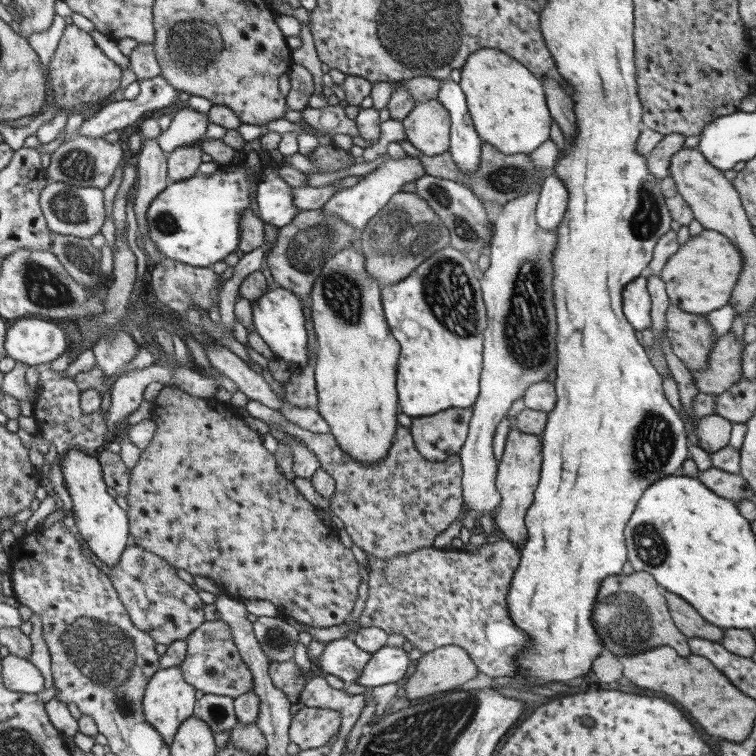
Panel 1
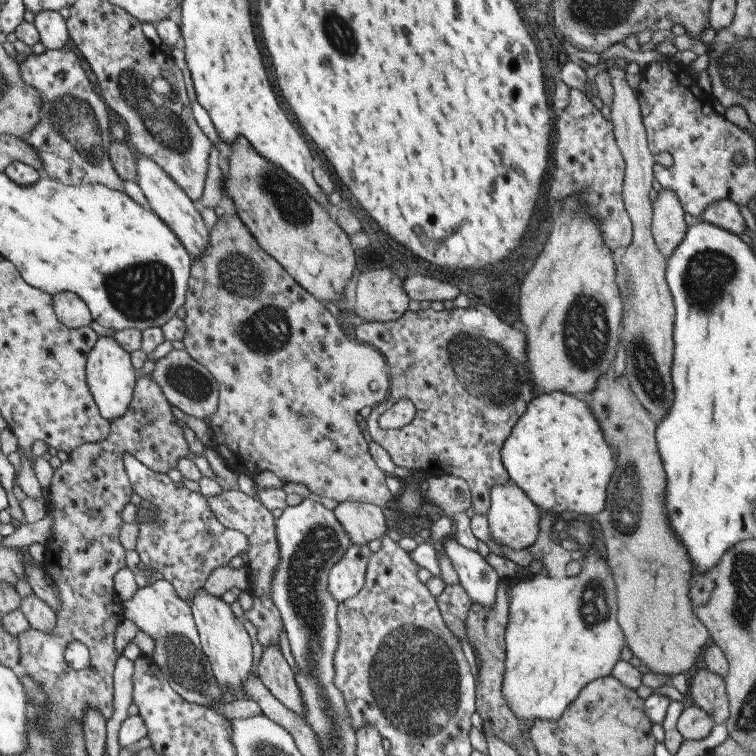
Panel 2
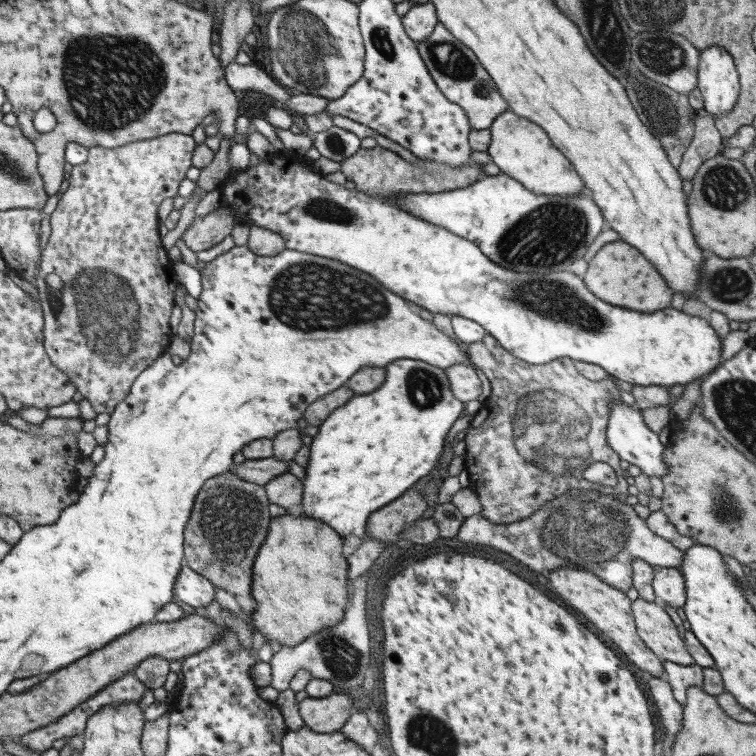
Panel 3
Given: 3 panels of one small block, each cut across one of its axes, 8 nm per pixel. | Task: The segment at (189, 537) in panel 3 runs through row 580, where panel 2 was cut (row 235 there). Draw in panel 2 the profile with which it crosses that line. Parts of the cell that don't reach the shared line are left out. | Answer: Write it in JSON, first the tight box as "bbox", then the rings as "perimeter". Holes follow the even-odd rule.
{"bbox":[183,216,394,510],"perimeter":[[[224,216],[217,220],[214,228],[209,229],[209,246],[204,254],[193,261],[191,277],[189,280],[189,292],[183,304],[186,310],[185,323],[187,333],[183,338],[186,351],[189,355],[203,364],[214,376],[219,384],[219,403],[217,413],[206,420],[212,430],[211,449],[216,449],[227,462],[227,465],[234,472],[247,475],[270,470],[284,483],[300,482],[304,484],[312,495],[326,496],[332,498],[334,502],[356,501],[359,503],[374,503],[376,506],[388,510],[393,503],[394,496],[390,493],[386,485],[387,474],[377,465],[370,450],[368,442],[362,435],[358,427],[356,416],[364,406],[375,407],[379,405],[389,395],[389,375],[388,362],[371,345],[359,343],[345,335],[335,317],[324,307],[315,296],[312,296],[305,288],[302,288],[293,276],[290,276],[282,265],[274,260],[262,247],[258,241],[250,234],[246,225],[239,216]]]}

